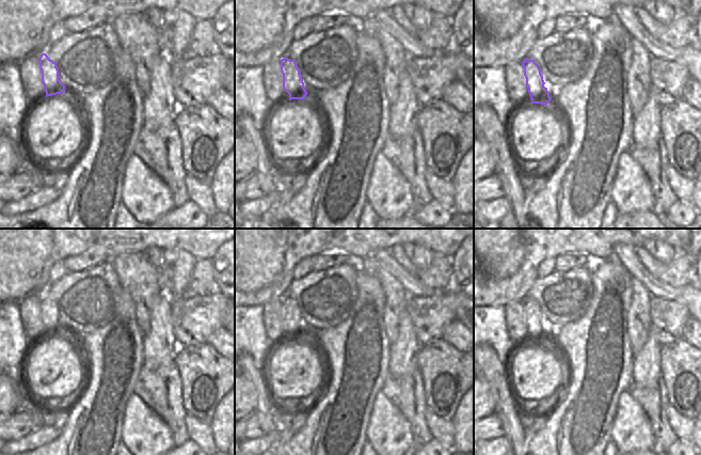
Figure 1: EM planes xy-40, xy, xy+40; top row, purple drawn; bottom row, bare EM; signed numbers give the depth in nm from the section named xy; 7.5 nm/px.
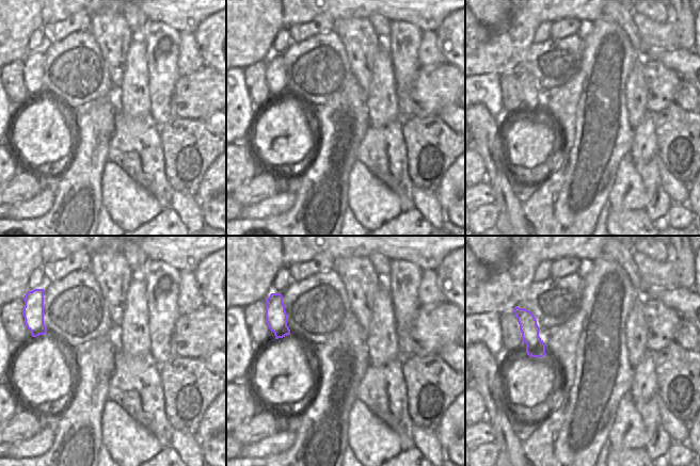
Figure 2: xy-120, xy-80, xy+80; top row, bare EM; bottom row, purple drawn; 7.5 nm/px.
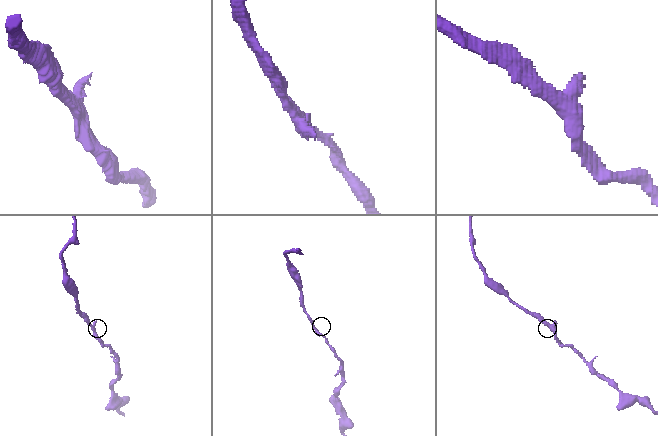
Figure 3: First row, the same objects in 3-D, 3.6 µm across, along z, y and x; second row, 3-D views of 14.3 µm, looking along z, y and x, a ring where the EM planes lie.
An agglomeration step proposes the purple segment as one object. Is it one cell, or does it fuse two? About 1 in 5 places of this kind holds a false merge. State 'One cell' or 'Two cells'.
One cell.

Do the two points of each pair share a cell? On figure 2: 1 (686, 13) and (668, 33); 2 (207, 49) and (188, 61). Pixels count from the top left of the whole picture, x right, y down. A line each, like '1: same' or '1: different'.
1: different
2: different

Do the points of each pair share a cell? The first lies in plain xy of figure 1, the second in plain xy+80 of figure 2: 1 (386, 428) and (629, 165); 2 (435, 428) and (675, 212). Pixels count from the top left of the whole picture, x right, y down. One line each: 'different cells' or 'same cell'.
1: same cell
2: different cells

